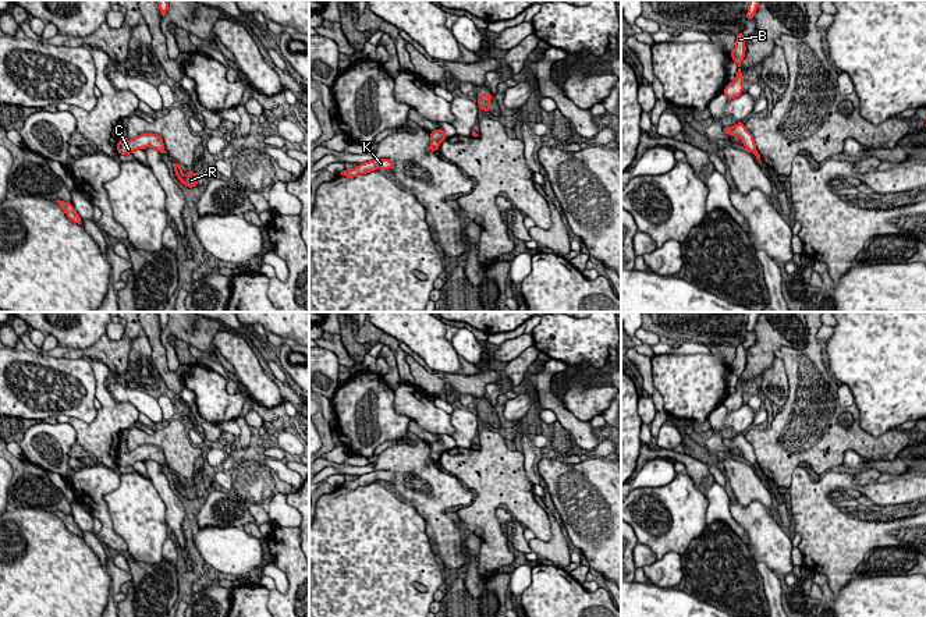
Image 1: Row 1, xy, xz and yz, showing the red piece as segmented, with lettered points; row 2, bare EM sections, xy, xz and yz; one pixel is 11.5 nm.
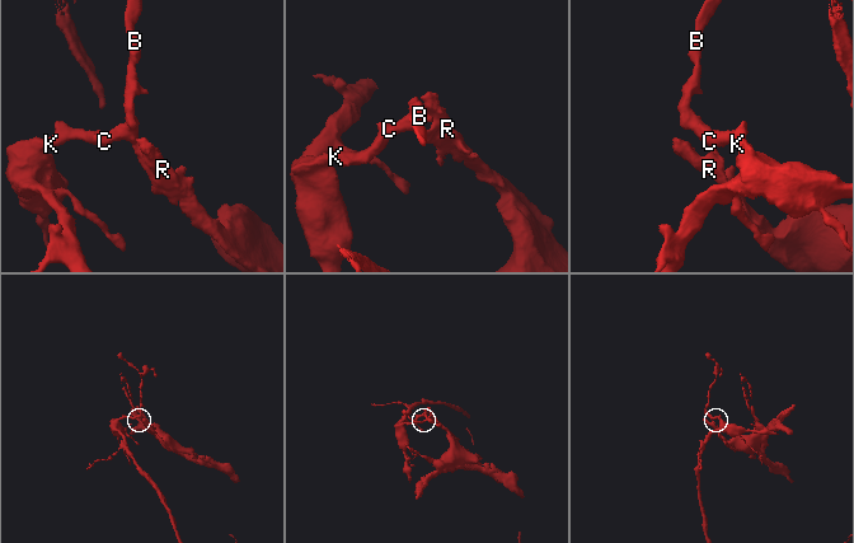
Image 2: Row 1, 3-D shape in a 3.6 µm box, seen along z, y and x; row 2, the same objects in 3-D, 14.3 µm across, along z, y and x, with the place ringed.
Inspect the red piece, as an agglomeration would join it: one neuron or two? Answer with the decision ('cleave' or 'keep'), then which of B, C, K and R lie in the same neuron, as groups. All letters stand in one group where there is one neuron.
cleave | B C K / R

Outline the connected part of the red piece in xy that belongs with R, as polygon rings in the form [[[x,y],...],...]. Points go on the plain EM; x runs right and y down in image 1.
[[[173,474],[173,481],[174,481],[174,485],[175,485],[177,490],[180,492],[180,494],[188,500],[198,499],[198,493],[201,490],[203,490],[202,486],[198,486],[194,483],[189,483],[187,487],[184,487],[182,479],[177,474]]]

